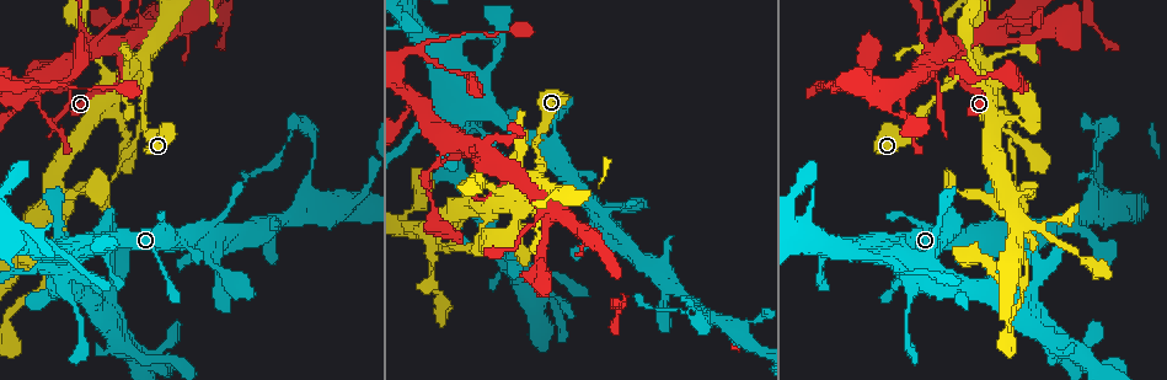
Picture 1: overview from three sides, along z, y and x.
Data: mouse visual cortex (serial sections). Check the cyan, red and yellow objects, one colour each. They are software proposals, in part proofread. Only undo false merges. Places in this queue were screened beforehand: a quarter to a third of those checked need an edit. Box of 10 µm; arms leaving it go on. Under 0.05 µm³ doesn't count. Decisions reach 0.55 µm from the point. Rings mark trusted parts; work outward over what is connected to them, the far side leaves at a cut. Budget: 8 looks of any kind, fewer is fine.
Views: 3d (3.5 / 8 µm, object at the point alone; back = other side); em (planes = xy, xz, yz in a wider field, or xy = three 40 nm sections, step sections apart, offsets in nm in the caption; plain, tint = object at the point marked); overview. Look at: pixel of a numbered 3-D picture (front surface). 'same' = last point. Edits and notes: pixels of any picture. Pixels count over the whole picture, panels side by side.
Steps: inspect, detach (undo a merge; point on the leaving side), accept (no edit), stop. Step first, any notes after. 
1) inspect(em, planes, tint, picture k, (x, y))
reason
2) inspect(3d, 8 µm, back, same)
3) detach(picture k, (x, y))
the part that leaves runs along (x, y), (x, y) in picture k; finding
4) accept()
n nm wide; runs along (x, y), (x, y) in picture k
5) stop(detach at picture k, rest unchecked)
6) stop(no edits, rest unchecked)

inspect(3d, 3.5 µm, picture 1, (315, 146))
calibre changes

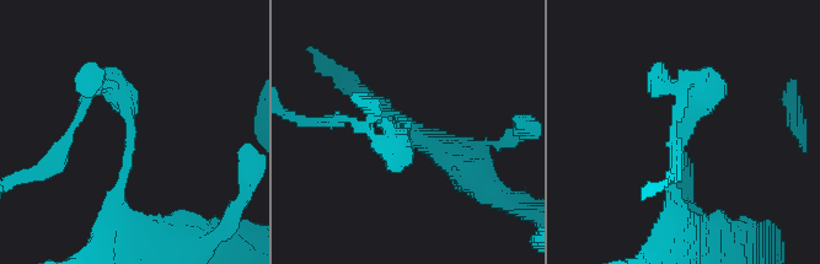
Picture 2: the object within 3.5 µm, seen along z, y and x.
inspect(em, xy, step 5, plain, picture 2, (407, 129))
arms of 150, 300 nm; shape alone is not enough

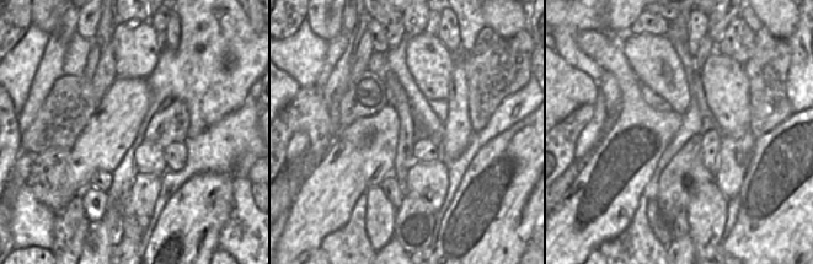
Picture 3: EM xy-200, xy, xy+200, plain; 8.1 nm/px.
inspect(em, xy, step 5, tint, same)
where the object lies

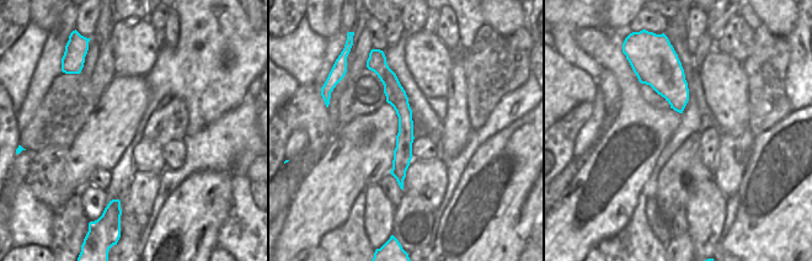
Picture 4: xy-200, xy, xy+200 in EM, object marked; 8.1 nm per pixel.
accept()
runs along (384, 70), (405, 113), (400, 180) in picture 4; continuous, no second cell

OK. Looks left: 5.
inspect(3d, 3.5 µm, picture 1, (141, 59))
looks like a crossing

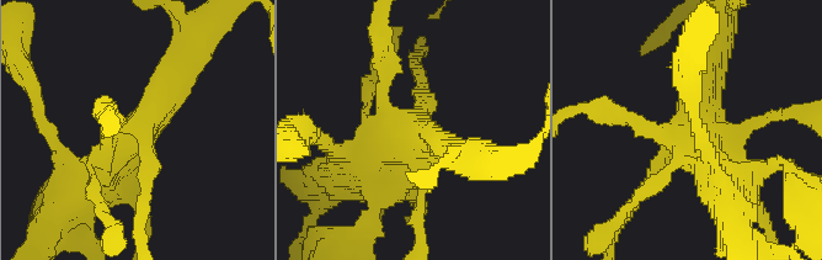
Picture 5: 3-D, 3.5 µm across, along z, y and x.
inspect(em, planes, tint, picture 5, (411, 143))

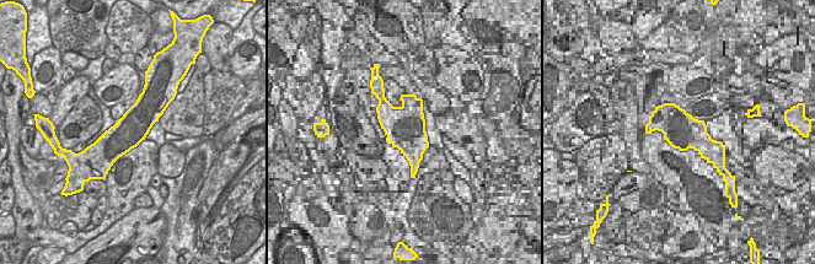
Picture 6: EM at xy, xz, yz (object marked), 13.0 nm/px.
accept()
runs along (423, 91), (416, 138), (352, 164) in picture 5; all the same cell

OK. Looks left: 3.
inspect(3d, 3.5 µm, picture 1, (415, 50))
sharp bend

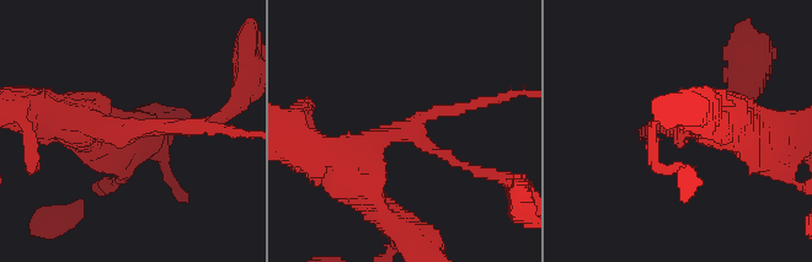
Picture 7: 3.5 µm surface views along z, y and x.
inspect(em, xy, step 3, tint, picture 7, (137, 128))
3 arms; arms of 150, 150, 500 nm; shape alone is not enough

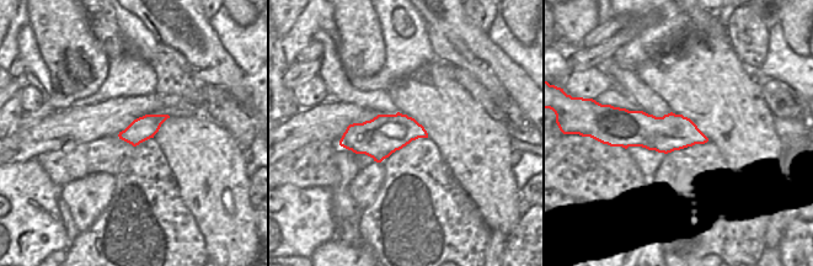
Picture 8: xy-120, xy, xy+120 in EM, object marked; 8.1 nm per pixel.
accept()
all the same cell

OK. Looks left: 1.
stop(no edits, rest unchecked)

